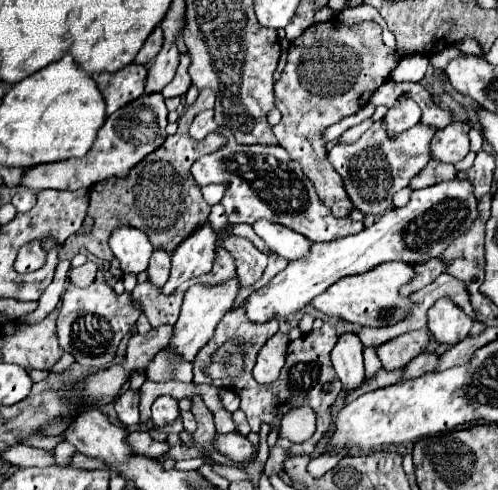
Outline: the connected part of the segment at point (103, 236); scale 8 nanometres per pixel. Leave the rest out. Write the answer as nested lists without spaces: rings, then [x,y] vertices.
[[[209,88],[200,90],[196,102],[187,108],[185,114],[179,118],[177,134],[169,136],[159,150],[151,152],[143,162],[139,162],[129,172],[127,178],[117,178],[117,180],[109,178],[109,180],[95,184],[89,190],[87,214],[93,216],[93,220],[95,220],[93,230],[91,230],[91,234],[70,236],[59,248],[59,259],[69,258],[71,260],[81,248],[84,248],[101,260],[109,260],[111,230],[115,230],[115,226],[125,226],[125,224],[145,232],[149,242],[153,244],[153,248],[165,250],[171,256],[171,250],[175,250],[175,246],[179,246],[179,242],[183,242],[183,238],[187,238],[187,234],[191,234],[191,230],[197,230],[199,226],[203,226],[203,222],[207,222],[207,214],[209,214],[211,206],[203,200],[201,188],[191,178],[189,168],[197,158],[223,148],[227,139],[222,134],[214,132],[201,142],[197,142],[197,140],[189,138],[187,130],[189,130],[191,120],[197,114],[207,108],[214,108],[215,99],[216,94],[213,90]]]

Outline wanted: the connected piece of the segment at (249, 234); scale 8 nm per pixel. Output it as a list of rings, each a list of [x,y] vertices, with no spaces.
[[[237,224],[233,232],[235,232],[235,234],[239,234],[239,236],[249,238],[249,240],[251,240],[251,242],[253,242],[253,244],[263,252],[263,254],[267,254],[267,256],[269,256],[269,254],[273,254],[273,250],[271,250],[271,248],[269,248],[269,246],[267,246],[267,244],[265,244],[265,242],[263,242],[255,232],[253,232],[253,228],[251,228],[251,226],[247,226],[247,224]]]

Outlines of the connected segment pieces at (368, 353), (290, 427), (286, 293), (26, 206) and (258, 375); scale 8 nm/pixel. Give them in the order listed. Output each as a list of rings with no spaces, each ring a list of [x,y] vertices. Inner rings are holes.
[[[365,348],[365,376],[373,378],[379,372],[379,358],[375,356],[375,348]]]
[[[309,406],[293,408],[281,422],[281,434],[291,442],[305,442],[315,432],[315,412]]]
[[[451,180],[451,182],[441,182],[437,186],[429,186],[423,190],[413,190],[409,204],[403,208],[393,208],[389,212],[385,212],[379,222],[375,222],[369,228],[363,228],[359,234],[353,236],[345,236],[341,240],[335,242],[323,242],[323,244],[313,244],[309,250],[307,258],[289,262],[285,270],[281,270],[267,286],[259,288],[257,292],[253,292],[247,302],[245,302],[245,314],[247,320],[253,324],[265,324],[273,318],[285,318],[293,312],[299,312],[303,306],[307,306],[317,294],[321,294],[323,290],[327,290],[333,282],[351,276],[351,274],[363,274],[371,268],[375,268],[381,262],[389,262],[389,260],[399,260],[403,258],[403,262],[407,264],[419,264],[425,262],[429,258],[439,256],[455,238],[459,238],[461,234],[467,232],[467,228],[475,222],[477,218],[477,200],[473,196],[473,188],[471,182],[467,180]]]
[[[19,188],[19,192],[13,196],[11,202],[17,208],[17,212],[27,212],[27,210],[31,210],[35,206],[37,194],[33,190],[29,190],[29,188]]]
[[[277,332],[267,344],[259,350],[255,368],[253,368],[253,378],[259,384],[269,384],[279,378],[279,372],[285,364],[285,354],[287,354],[287,344],[289,336],[283,332]]]

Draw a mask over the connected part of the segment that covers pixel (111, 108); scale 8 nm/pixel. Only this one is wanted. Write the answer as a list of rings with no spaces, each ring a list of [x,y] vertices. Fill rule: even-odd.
[[[129,64],[115,74],[107,74],[107,72],[97,74],[95,82],[107,104],[105,116],[111,116],[115,110],[127,106],[127,102],[137,100],[143,94],[145,78],[147,78],[147,68],[137,64]]]

